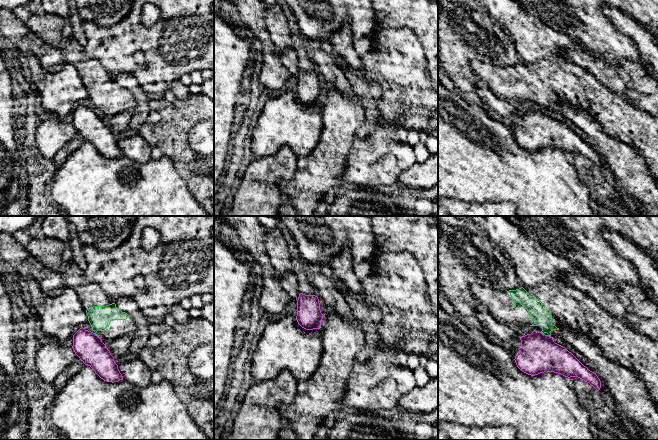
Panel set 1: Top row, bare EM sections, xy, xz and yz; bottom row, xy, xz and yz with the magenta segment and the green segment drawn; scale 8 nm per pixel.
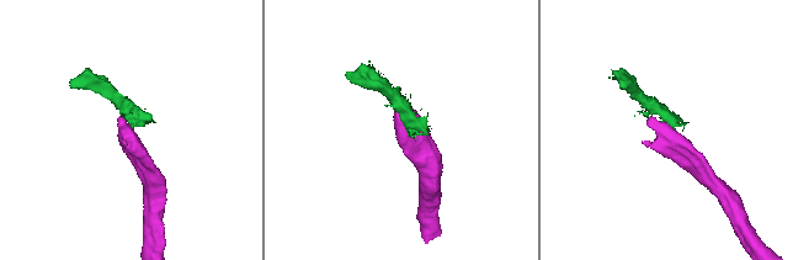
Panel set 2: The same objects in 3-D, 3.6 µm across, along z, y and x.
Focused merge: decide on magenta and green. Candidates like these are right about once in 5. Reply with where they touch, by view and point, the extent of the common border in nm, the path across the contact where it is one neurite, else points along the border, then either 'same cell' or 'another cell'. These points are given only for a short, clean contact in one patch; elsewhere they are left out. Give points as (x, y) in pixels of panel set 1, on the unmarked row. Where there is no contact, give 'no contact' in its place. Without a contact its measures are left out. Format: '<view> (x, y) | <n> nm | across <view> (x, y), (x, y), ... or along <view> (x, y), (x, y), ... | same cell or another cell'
yz (542, 109) | 40 nm | along yz (540, 108), (543, 110) | another cell

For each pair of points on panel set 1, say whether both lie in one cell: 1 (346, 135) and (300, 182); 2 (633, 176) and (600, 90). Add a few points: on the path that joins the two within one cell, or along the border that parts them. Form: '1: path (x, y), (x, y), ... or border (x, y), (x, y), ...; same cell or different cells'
1: path (334, 147), (330, 155), (312, 173); same cell
2: border (600, 126), (608, 134), (630, 144), (639, 153); different cells

